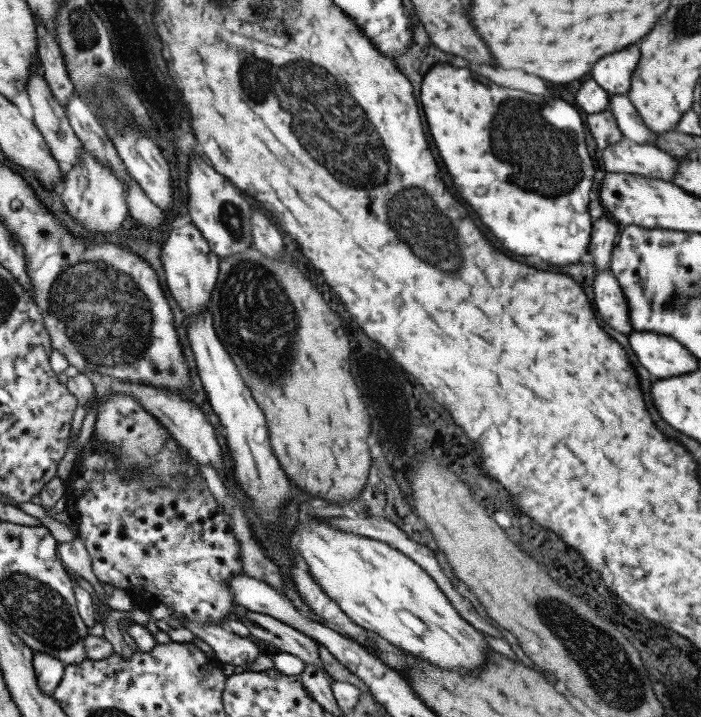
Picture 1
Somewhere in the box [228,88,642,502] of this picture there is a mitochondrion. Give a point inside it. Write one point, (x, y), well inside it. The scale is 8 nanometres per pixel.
(540, 172)

